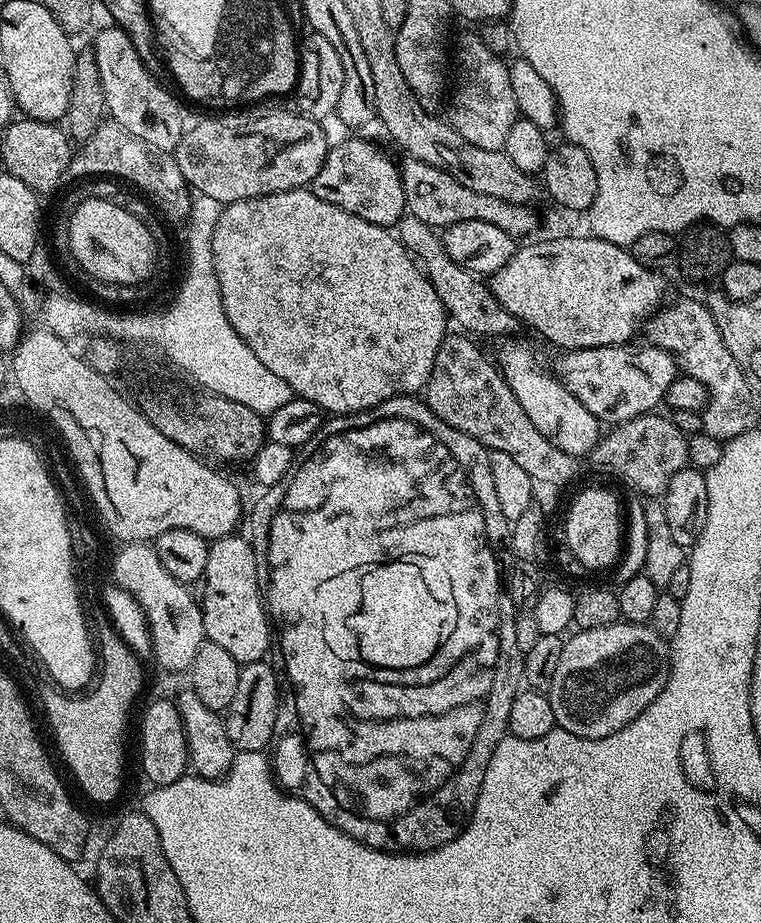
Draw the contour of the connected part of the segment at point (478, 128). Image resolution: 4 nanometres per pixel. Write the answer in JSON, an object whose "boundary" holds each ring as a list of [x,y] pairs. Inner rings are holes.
{"boundary":[[[479,35],[464,36],[460,45],[454,48],[454,64],[460,67],[456,76],[456,89],[451,89],[452,117],[450,123],[466,142],[478,146],[482,150],[503,149],[506,137],[510,135],[510,126],[518,119],[514,89],[510,86],[508,64],[499,56],[495,56],[483,45]]]}

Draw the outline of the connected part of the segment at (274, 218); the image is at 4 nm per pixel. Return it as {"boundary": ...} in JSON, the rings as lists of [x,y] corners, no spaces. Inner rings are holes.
{"boundary":[[[295,188],[289,192],[259,196],[253,200],[239,200],[227,205],[221,211],[216,223],[214,238],[212,239],[212,257],[214,258],[214,270],[216,271],[218,286],[220,287],[222,306],[224,307],[226,318],[230,318],[230,326],[238,334],[238,338],[242,338],[242,342],[246,342],[246,346],[250,346],[250,350],[254,350],[254,355],[274,374],[278,374],[278,378],[282,378],[282,382],[286,382],[286,386],[290,386],[293,393],[299,399],[314,402],[328,414],[347,414],[349,412],[365,412],[367,408],[378,406],[395,396],[410,396],[428,387],[428,379],[434,370],[434,358],[438,358],[438,346],[442,346],[444,337],[449,335],[450,321],[448,313],[445,312],[442,302],[438,298],[438,294],[434,294],[434,286],[428,281],[427,276],[424,275],[419,263],[404,249],[403,244],[400,243],[399,235],[395,231],[378,226],[374,222],[366,222],[338,206],[330,206],[330,202],[322,202],[322,198],[318,198],[308,188]]]}

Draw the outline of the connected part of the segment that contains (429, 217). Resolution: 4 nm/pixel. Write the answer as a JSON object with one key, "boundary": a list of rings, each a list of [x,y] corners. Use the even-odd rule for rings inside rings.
{"boundary":[[[405,159],[399,165],[402,186],[404,187],[404,207],[414,218],[422,218],[430,227],[443,230],[454,226],[454,222],[491,222],[506,234],[523,238],[528,236],[540,220],[536,217],[535,207],[526,204],[511,204],[502,198],[493,198],[491,194],[478,194],[478,190],[470,190],[462,186],[458,178],[446,174],[446,170],[438,170],[421,160]]]}

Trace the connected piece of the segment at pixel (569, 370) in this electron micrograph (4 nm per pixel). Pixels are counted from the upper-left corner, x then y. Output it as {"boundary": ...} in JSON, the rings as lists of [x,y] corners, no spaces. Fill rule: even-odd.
{"boundary":[[[649,344],[634,345],[571,349],[556,369],[566,388],[601,423],[615,426],[655,411],[663,403],[670,383],[676,380],[678,365],[668,352]]]}

